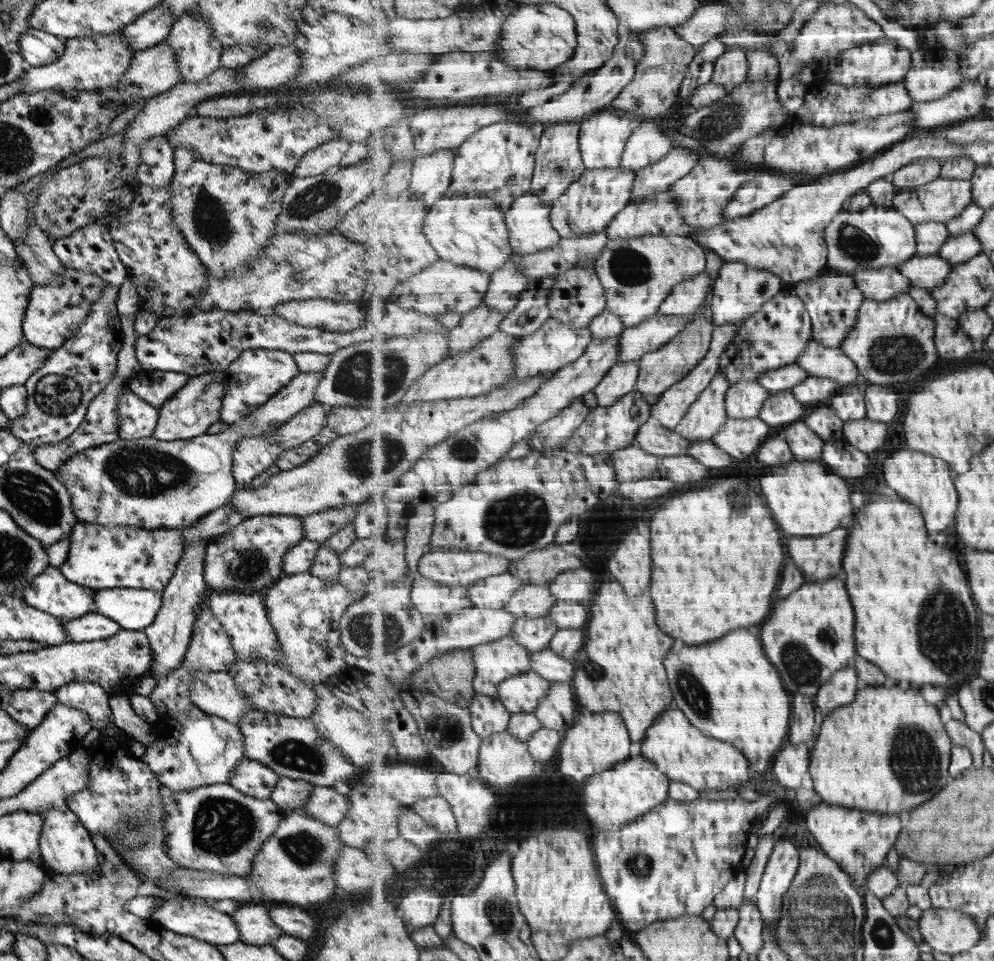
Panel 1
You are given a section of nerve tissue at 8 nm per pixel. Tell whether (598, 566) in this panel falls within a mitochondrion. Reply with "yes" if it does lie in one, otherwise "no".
no

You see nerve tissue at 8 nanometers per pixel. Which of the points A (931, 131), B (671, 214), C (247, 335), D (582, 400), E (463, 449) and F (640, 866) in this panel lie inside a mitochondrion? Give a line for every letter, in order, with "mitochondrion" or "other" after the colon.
A: other
B: other
C: other
D: other
E: mitochondrion
F: mitochondrion

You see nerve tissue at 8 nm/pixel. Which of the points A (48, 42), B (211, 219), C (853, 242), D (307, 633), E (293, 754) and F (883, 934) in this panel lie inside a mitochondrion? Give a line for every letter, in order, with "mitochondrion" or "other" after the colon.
A: other
B: mitochondrion
C: mitochondrion
D: other
E: mitochondrion
F: mitochondrion

